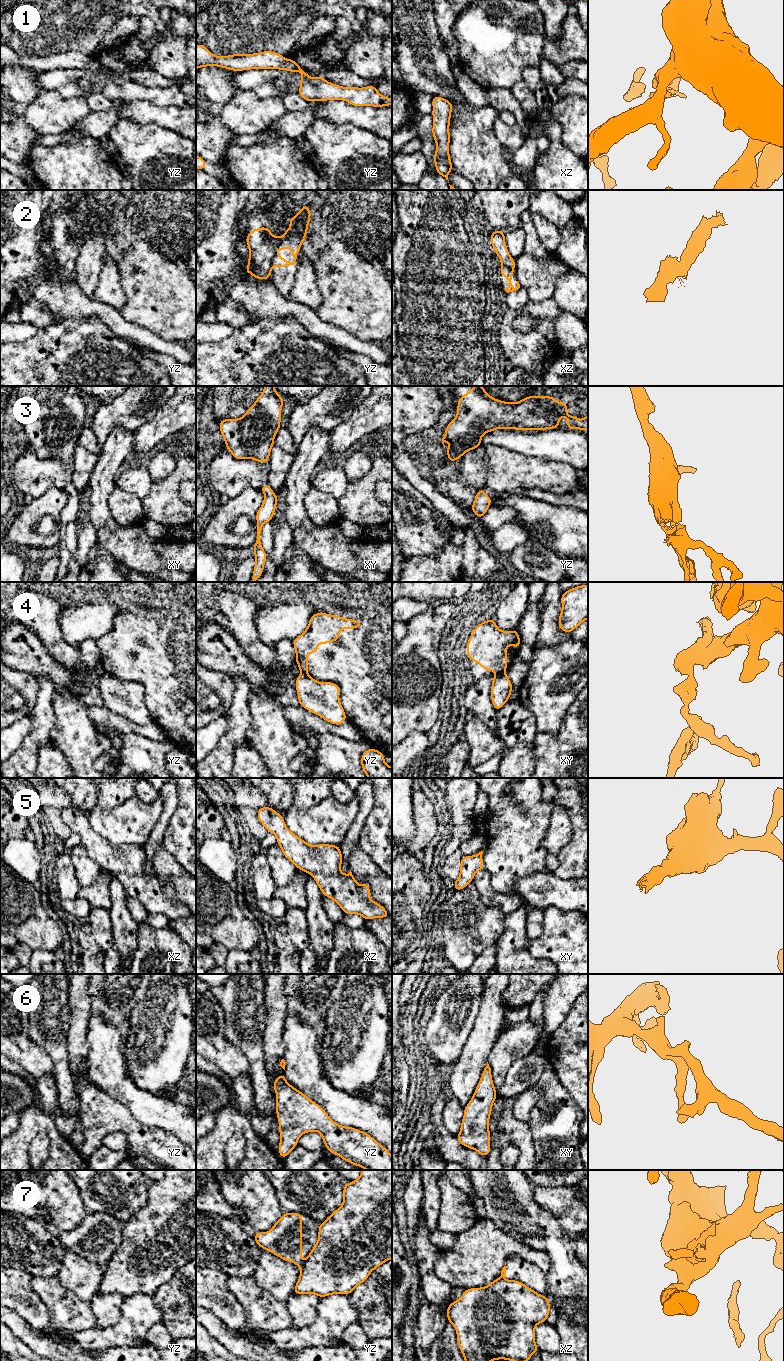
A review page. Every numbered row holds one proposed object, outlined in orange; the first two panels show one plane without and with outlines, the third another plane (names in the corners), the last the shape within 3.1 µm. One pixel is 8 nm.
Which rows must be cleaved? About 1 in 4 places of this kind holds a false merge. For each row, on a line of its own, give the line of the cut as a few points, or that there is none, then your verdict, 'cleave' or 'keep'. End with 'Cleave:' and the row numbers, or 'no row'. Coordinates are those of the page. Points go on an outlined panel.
1: no cut | keep
2: yz (276, 251), (271, 266) | cleave
3: no cut | keep
4: xy (504, 672), (497, 674) | cleave
5: no cut | keep
6: no cut | keep
7: yz (303, 1263), (301, 1268) | cleave
Cleave: 2, 4, 7

